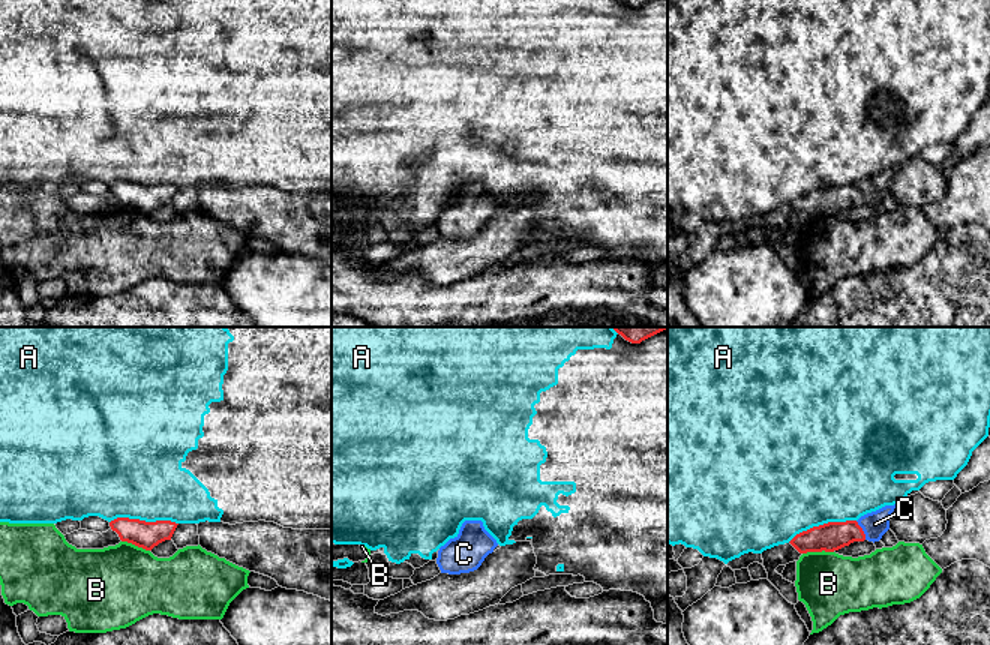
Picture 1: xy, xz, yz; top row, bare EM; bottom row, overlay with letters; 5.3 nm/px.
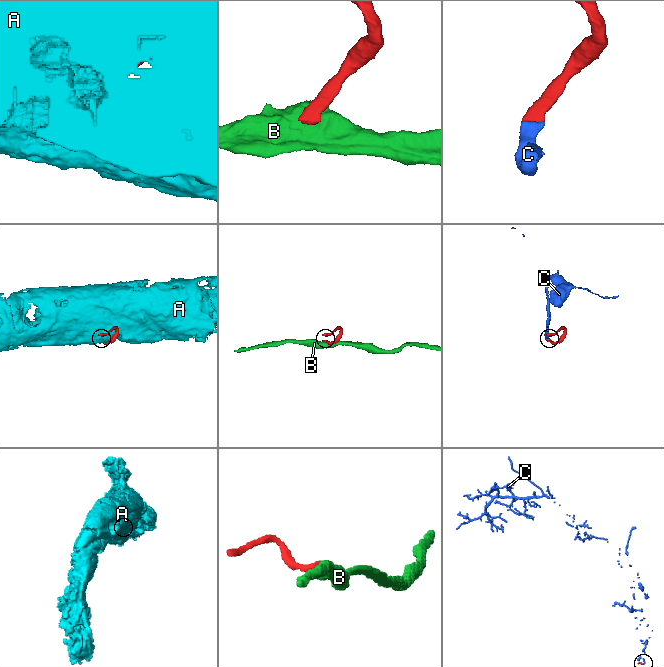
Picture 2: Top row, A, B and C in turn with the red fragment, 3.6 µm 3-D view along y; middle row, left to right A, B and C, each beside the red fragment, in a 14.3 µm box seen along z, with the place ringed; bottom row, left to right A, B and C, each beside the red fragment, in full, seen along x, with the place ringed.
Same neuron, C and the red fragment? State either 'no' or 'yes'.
yes

